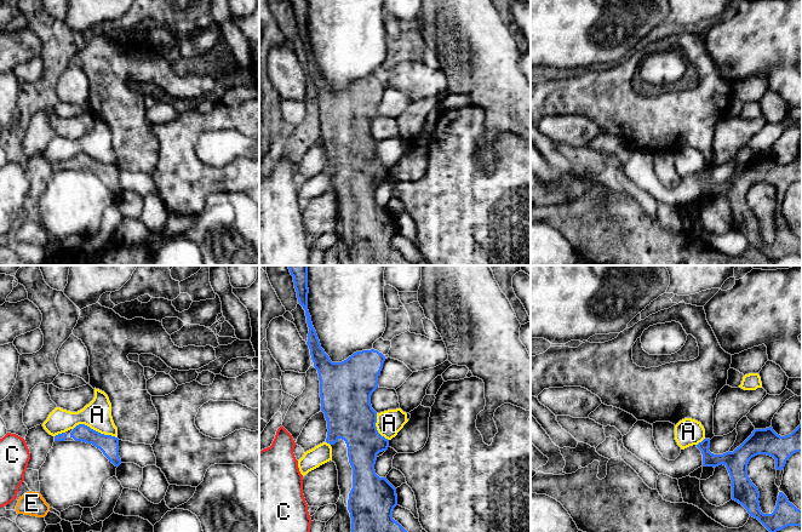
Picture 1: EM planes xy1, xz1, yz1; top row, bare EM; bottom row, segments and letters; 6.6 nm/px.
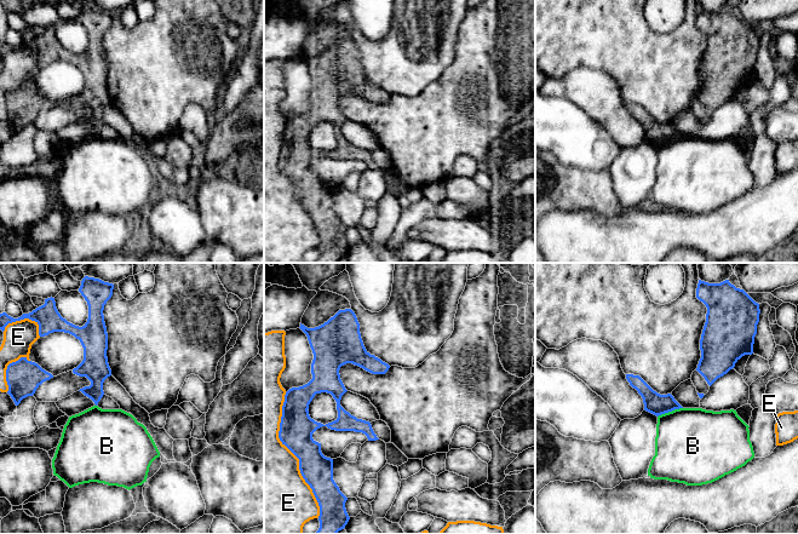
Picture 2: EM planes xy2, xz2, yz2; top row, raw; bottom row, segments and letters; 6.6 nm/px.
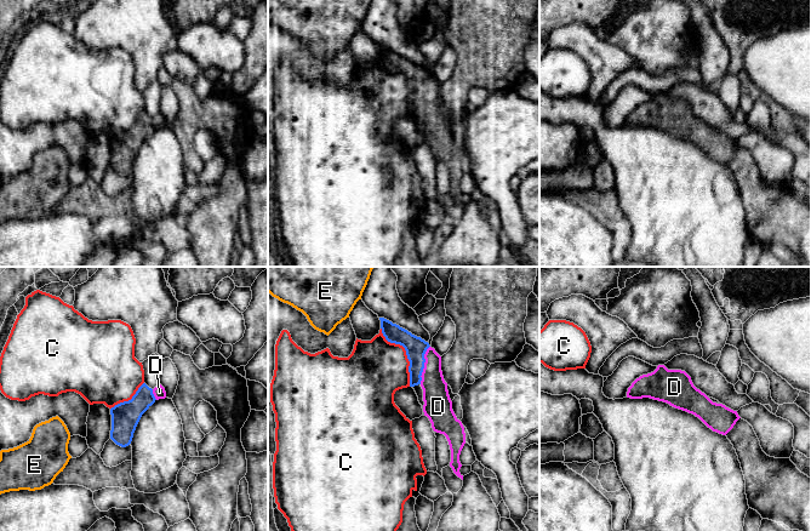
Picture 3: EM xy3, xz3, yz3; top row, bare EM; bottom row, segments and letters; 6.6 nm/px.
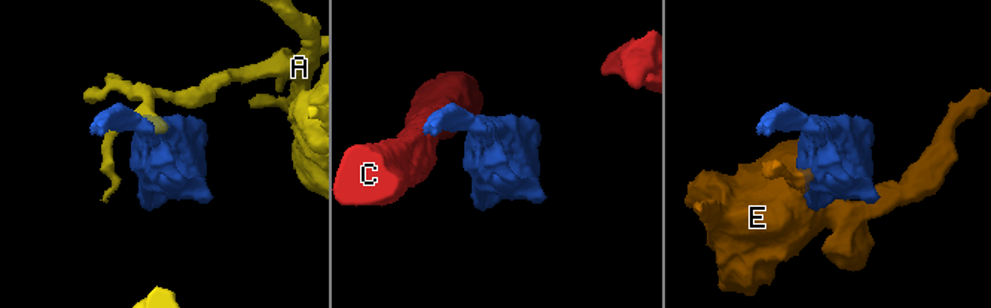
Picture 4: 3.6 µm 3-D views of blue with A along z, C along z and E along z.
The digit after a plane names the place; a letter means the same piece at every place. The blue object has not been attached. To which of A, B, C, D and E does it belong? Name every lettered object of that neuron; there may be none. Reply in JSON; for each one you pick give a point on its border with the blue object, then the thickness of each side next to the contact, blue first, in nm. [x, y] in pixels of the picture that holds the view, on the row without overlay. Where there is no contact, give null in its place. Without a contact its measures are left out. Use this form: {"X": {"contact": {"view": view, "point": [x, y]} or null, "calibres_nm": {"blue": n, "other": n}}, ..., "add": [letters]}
{"D": {"contact": {"view": "xz3", "point": [423, 93]}, "calibres_nm": {"blue": 140, "other": 180}}, "add": ["D"]}

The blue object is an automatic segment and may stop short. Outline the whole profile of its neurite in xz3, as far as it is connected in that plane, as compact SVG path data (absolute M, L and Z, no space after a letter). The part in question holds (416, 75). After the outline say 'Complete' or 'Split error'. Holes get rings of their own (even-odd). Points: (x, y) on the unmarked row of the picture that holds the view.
M384 46L379 48L385 68L405 76L410 90L410 115L418 113L422 115L424 144L429 147L434 160L446 165L451 178L450 195L463 209L459 201L462 195L459 183L466 172L466 161L452 138L447 112L441 99L441 85L421 65Z. Split error

